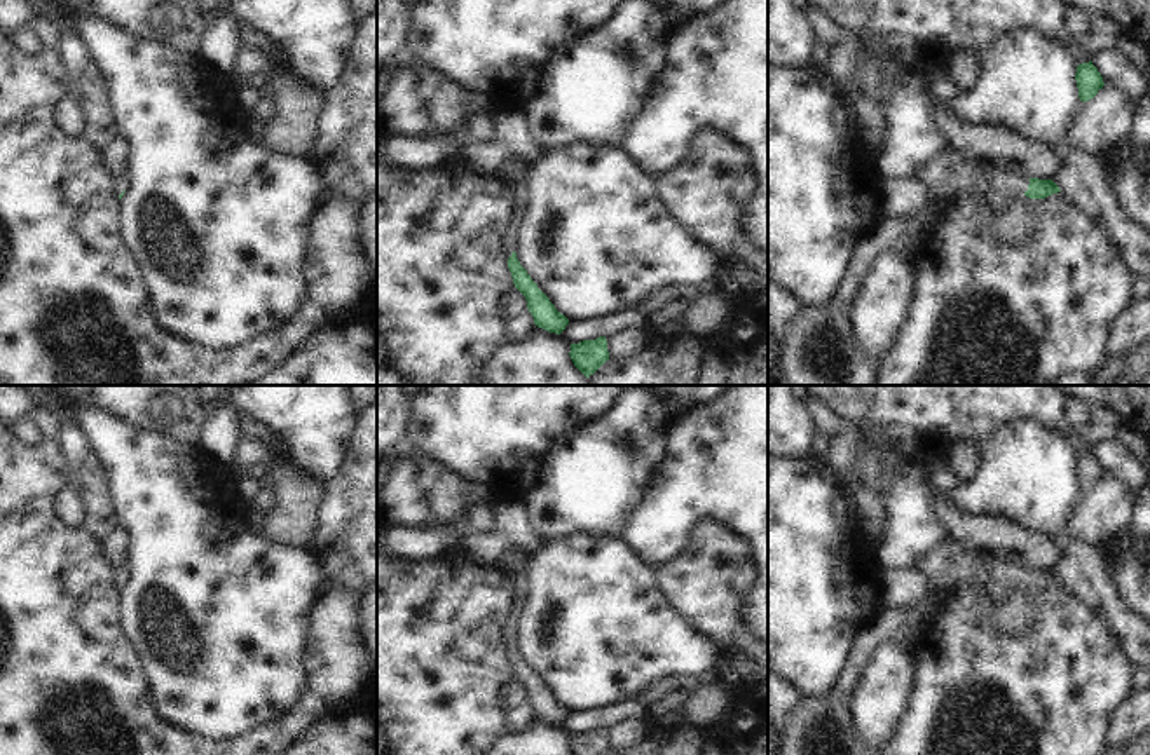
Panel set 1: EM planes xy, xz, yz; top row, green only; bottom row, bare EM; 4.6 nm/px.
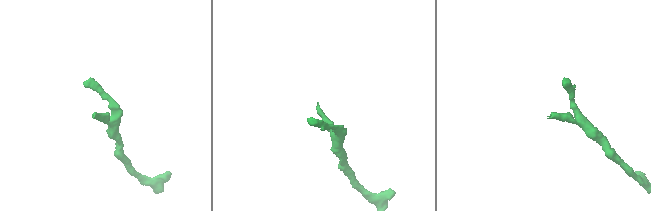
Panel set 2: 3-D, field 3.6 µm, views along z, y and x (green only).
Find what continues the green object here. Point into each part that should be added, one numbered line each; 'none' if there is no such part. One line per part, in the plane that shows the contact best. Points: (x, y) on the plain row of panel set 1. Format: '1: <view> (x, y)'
1: yz (958, 567)

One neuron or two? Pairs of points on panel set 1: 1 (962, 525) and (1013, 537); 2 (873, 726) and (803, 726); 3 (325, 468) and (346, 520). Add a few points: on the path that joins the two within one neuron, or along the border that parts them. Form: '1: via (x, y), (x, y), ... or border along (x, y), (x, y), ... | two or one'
1: via (974, 534), (1000, 537) | one
2: border along (848, 707), (854, 729), (861, 736) | two
3: border along (349, 442), (339, 471), (323, 483) | two

